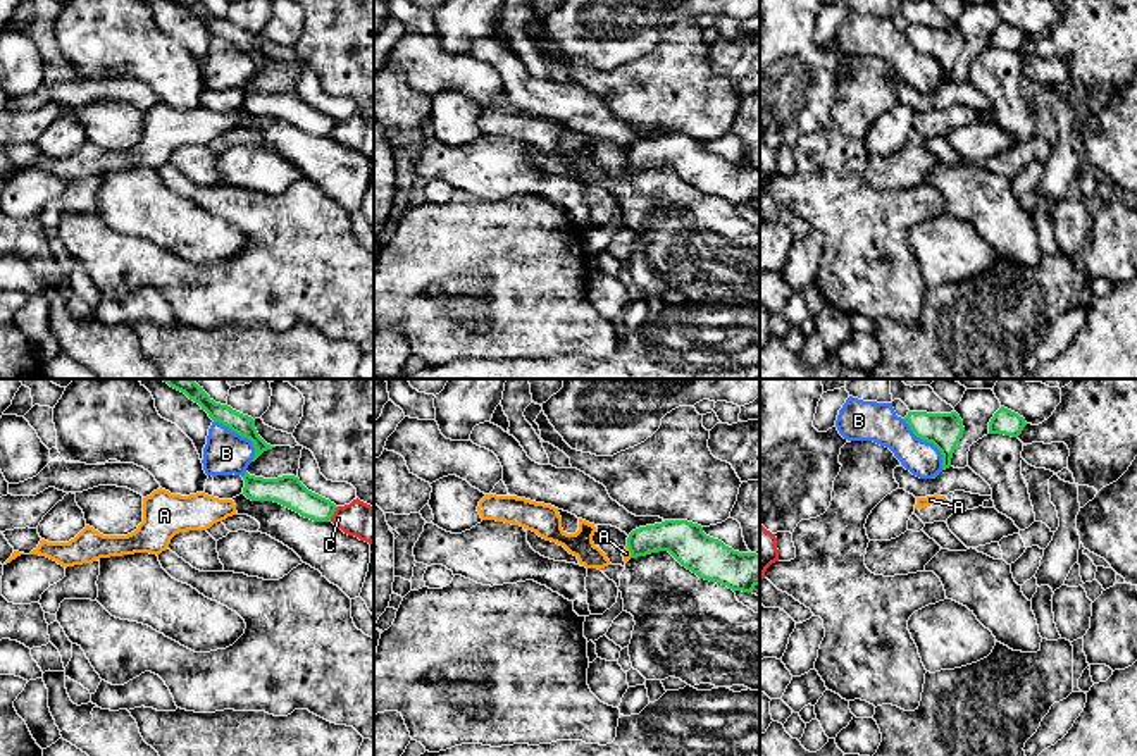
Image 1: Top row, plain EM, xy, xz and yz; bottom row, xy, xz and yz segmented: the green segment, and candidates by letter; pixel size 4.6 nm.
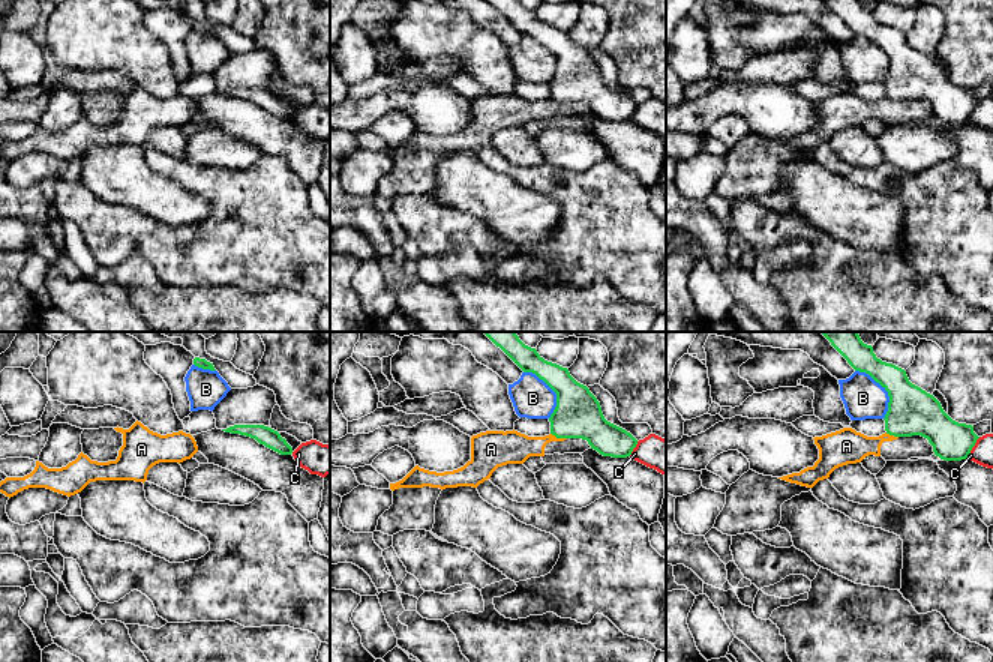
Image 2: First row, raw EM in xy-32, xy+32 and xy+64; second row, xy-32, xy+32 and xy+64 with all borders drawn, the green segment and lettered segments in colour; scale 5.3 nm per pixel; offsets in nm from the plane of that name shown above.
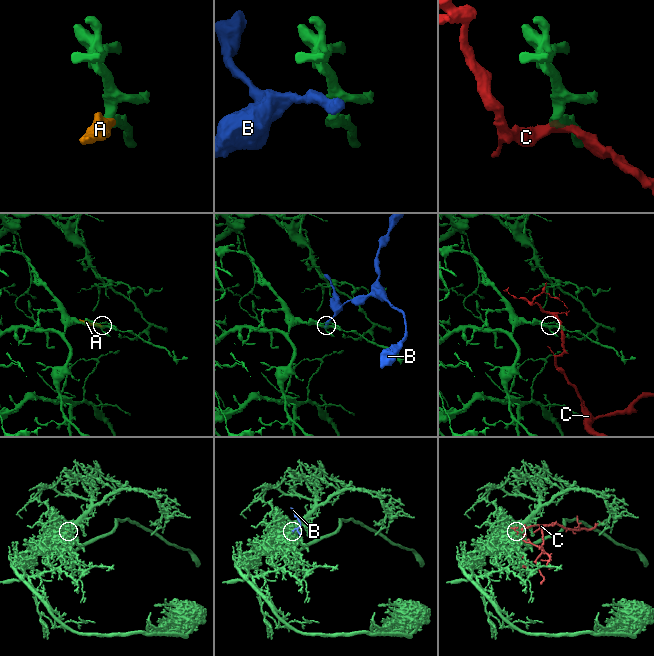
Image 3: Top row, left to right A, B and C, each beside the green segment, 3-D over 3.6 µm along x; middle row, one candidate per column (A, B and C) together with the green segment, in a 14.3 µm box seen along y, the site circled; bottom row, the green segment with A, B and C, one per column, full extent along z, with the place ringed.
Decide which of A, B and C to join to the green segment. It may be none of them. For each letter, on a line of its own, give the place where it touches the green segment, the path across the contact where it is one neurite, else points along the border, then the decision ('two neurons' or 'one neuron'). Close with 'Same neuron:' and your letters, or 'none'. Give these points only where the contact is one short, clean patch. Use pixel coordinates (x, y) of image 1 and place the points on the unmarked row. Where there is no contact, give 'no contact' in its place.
A: xz (629, 164) | along xz (626, 161), (631, 171) | two neurons
B: yz (929, 55) | along yz (903, 33), (917, 50), (929, 55), (939, 66), (943, 83) | two neurons
C: xy (333, 128) | two neurons
Same neuron: none

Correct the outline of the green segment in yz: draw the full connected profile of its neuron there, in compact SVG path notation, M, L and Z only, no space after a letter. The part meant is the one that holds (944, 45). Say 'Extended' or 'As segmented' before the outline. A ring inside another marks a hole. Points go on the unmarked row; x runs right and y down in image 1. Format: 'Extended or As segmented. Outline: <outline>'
As segmented. Outline: M908 26L906 38L916 52L932 57L942 69L942 84L951 81L951 72L963 50L963 34L956 26L927 28Z

